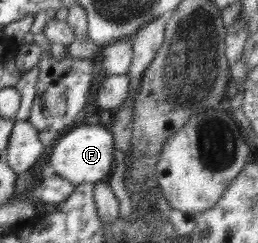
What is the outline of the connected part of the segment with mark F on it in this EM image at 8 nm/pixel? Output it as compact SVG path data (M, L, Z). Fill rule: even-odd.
M83 124L70 129L51 147L50 160L48 160L48 173L60 175L68 179L75 186L84 183L95 184L104 177L109 177L114 171L114 138L108 125Z

